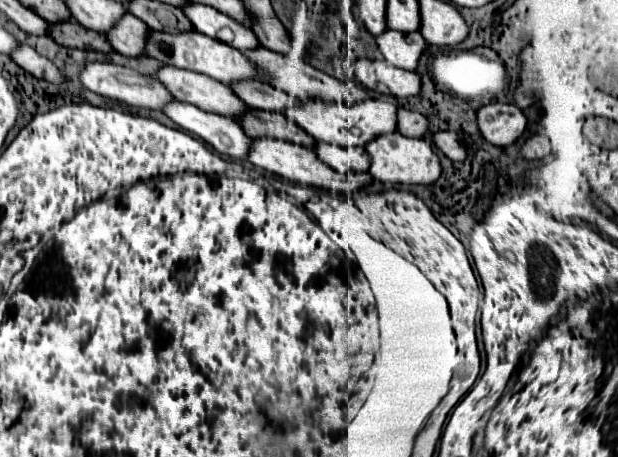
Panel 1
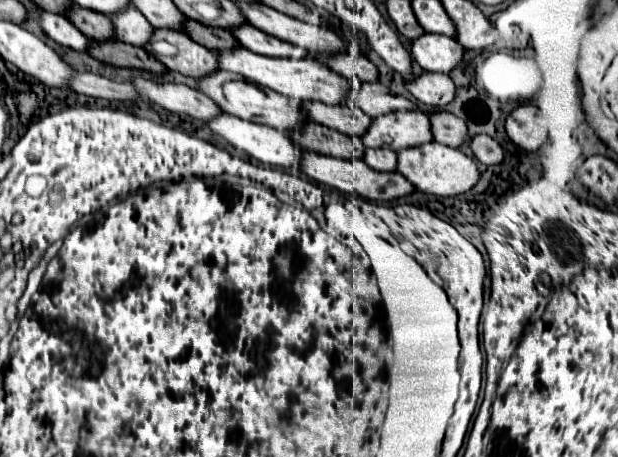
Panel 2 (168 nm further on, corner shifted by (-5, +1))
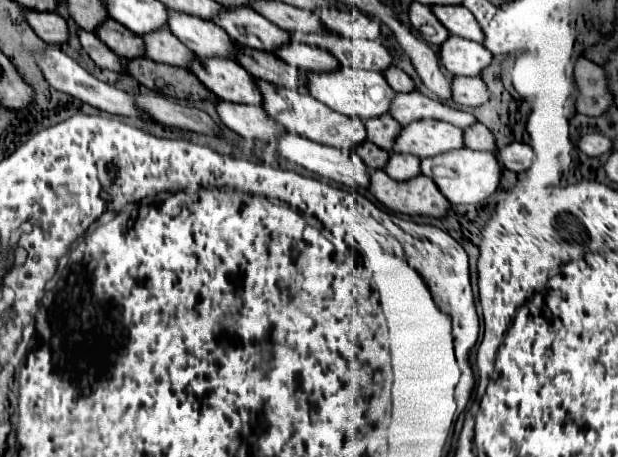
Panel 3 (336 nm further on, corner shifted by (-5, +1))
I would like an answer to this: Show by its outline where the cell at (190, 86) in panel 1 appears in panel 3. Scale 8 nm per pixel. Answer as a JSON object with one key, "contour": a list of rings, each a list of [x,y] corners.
{"contour":[[[257,79],[257,89],[261,95],[263,111],[279,127],[283,127],[289,133],[297,133],[315,143],[323,143],[323,145],[331,145],[331,147],[339,147],[339,149],[351,149],[351,147],[355,147],[355,143],[361,143],[365,139],[361,119],[339,115],[339,113],[331,111],[329,107],[323,107],[323,103],[319,103],[317,99],[311,99],[311,95],[303,95],[295,89],[291,91],[291,89],[267,83],[263,79]]]}

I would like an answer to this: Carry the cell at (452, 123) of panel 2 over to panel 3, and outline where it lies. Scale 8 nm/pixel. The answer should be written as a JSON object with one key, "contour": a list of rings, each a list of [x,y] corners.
{"contour":[[[475,123],[467,129],[463,129],[463,141],[465,141],[465,147],[471,147],[471,149],[479,149],[479,151],[493,151],[495,149],[491,131],[481,123]]]}

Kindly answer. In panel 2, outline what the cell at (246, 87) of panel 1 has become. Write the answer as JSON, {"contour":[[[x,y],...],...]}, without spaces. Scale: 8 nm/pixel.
{"contour":[[[305,103],[305,111],[309,111],[309,117],[315,123],[353,137],[361,137],[363,131],[367,131],[367,127],[373,123],[369,115],[363,115],[363,111],[351,109],[347,105],[329,107],[323,103]]]}

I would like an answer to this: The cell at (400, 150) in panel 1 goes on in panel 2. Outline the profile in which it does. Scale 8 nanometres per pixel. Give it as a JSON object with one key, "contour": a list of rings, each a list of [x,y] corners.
{"contour":[[[433,141],[433,143],[421,145],[421,147],[413,147],[413,149],[401,149],[397,153],[399,153],[397,171],[423,193],[437,195],[437,197],[455,197],[455,195],[471,191],[479,183],[477,159],[465,155],[459,149]]]}

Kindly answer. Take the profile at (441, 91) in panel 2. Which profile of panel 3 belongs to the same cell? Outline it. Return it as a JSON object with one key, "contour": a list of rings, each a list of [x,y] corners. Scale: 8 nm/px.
{"contour":[[[453,77],[451,79],[451,101],[467,107],[479,107],[489,99],[487,85],[479,77]]]}

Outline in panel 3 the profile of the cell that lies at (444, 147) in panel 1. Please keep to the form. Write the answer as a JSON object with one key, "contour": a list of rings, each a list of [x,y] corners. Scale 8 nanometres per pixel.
{"contour":[[[509,143],[499,149],[499,161],[509,171],[525,171],[531,165],[531,149],[523,143]]]}

